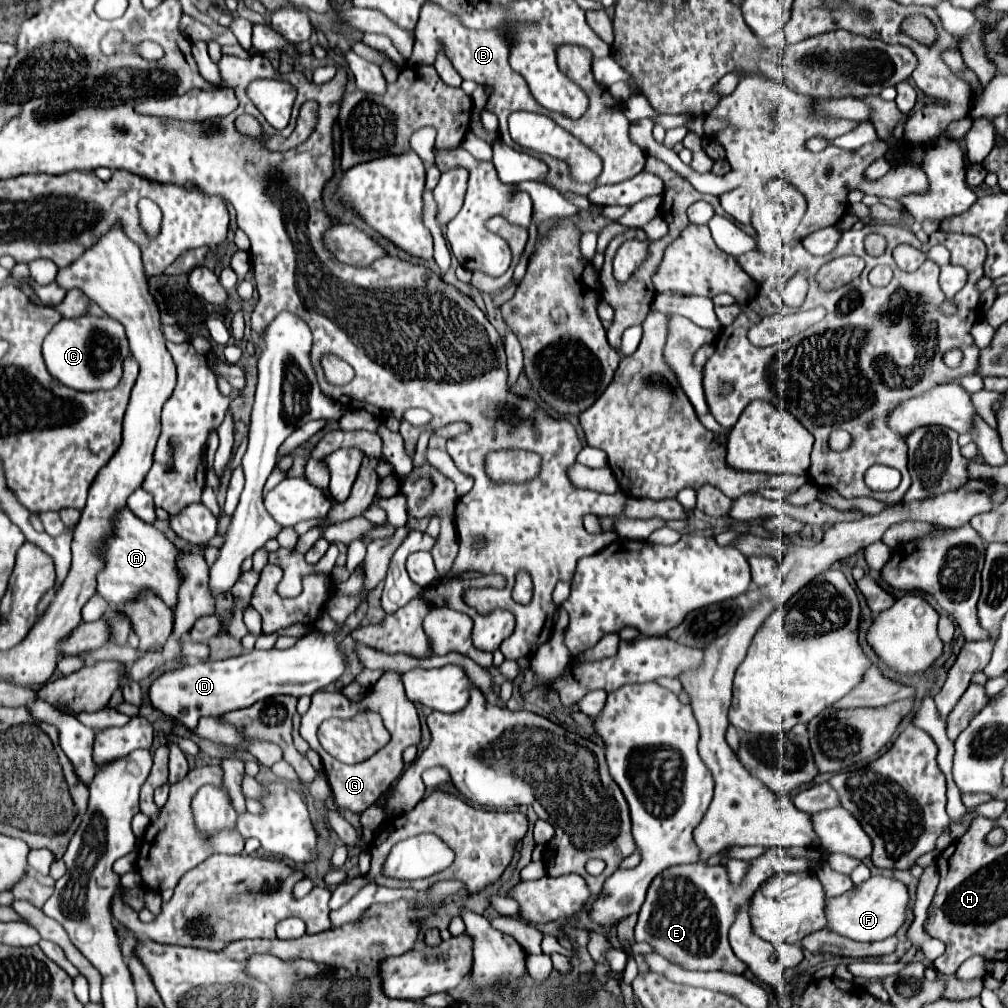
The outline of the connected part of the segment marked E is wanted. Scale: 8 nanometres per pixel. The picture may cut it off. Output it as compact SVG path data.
M767 849L767 853L749 861L749 875L745 875L745 883L741 883L741 887L733 887L733 883L729 883L725 865L689 863L667 867L649 885L647 899L635 925L635 941L649 943L659 955L687 969L741 975L747 965L735 957L727 941L737 907L741 907L741 903L745 903L749 895L753 895L759 885L775 873L813 873L815 867L817 865L813 861L789 857L783 849Z

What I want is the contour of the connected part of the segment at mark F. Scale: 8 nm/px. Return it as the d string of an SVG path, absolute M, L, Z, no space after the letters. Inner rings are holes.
M875 875L863 881L861 885L855 885L851 891L839 897L827 899L827 905L825 905L827 927L825 929L853 941L881 941L895 935L897 929L903 925L907 903L909 903L909 893L901 881L893 877Z

